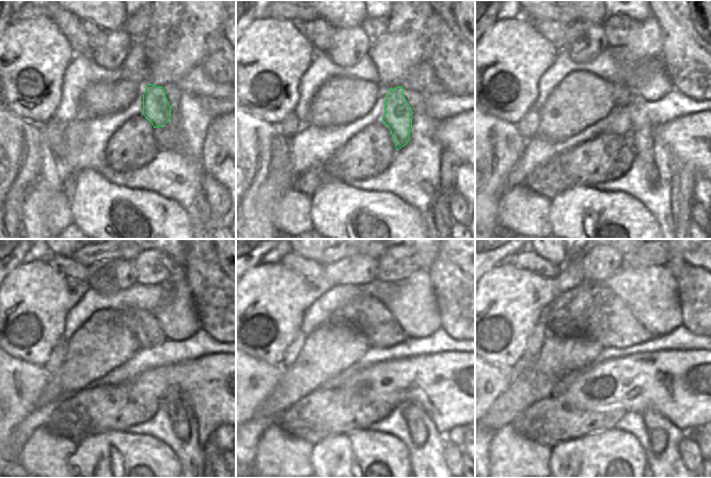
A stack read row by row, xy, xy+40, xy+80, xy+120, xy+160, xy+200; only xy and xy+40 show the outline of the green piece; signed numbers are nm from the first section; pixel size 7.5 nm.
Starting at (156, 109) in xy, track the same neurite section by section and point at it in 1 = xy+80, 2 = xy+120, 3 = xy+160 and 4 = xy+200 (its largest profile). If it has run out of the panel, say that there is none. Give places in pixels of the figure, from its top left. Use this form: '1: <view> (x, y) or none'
1: xy+80 (641, 138)
2: xy+120 (173, 403)
3: xy+160 (412, 412)
4: xy+200 (658, 437)

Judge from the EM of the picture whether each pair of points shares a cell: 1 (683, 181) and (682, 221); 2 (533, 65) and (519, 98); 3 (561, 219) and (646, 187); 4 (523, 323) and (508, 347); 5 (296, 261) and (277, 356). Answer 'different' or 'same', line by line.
1: same
2: same
3: different
4: same
5: different

